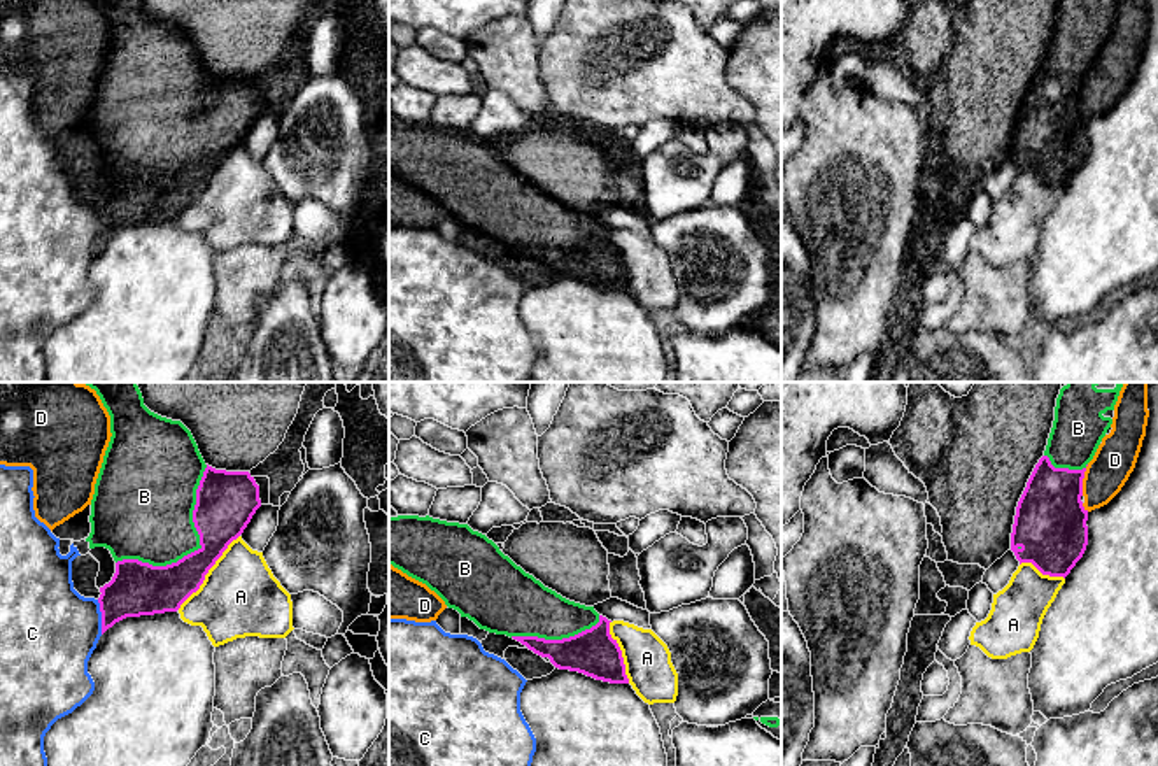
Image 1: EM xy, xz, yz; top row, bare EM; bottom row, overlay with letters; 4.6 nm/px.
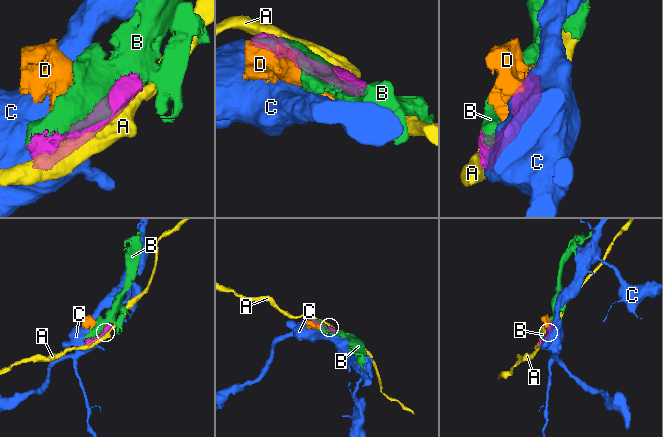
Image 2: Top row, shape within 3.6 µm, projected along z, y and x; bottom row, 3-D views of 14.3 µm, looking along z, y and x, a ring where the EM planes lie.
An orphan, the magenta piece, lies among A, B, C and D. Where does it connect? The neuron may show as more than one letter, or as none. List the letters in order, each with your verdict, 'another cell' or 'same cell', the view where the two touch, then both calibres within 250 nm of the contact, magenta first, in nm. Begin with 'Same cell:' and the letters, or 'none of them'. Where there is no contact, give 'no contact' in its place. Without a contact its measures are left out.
Same cell: B
A: another cell; contact in xy; calibres 240 and 360 nm
B: same cell; contact in xy; calibres 280 and 360 nm
C: another cell; contact in xy; calibres 240 and 440 nm
D: another cell; contact in yz; calibres 340 and 190 nm

